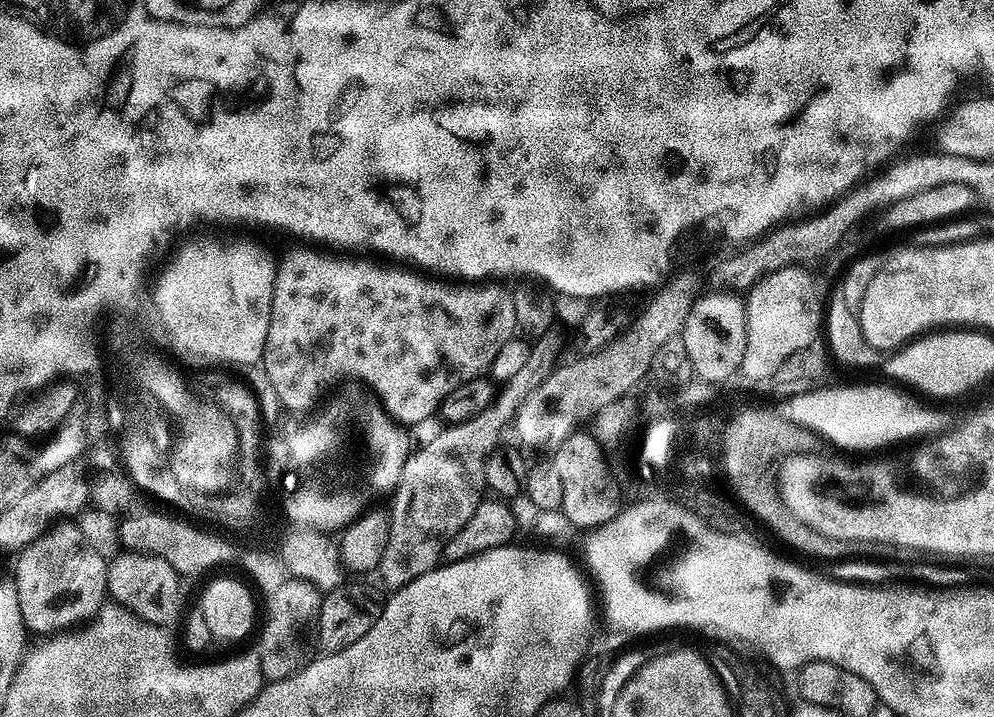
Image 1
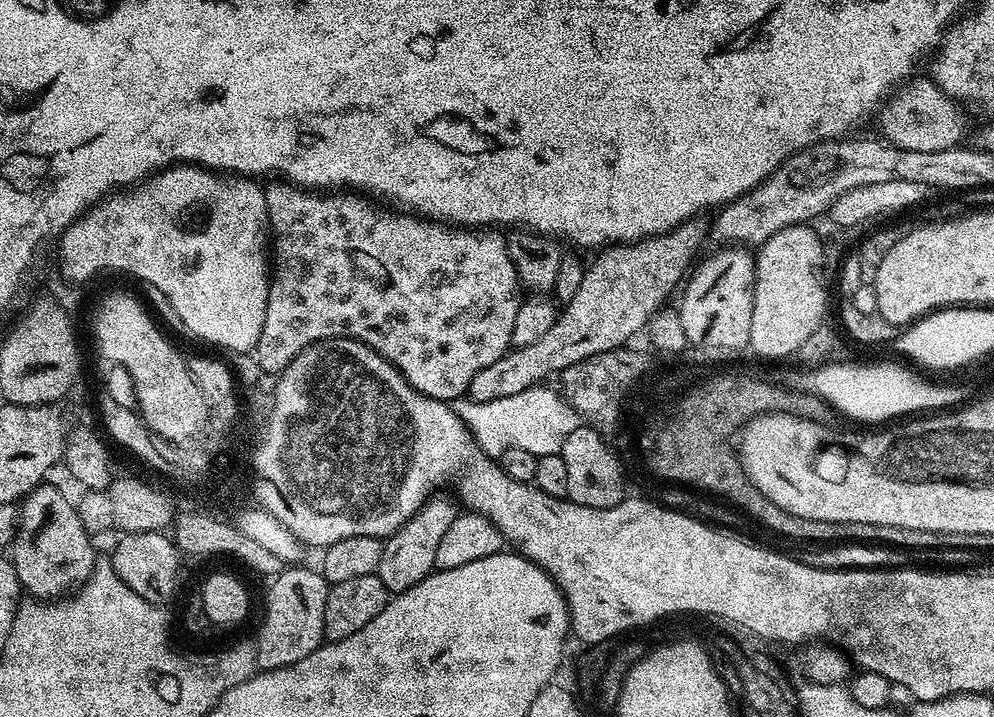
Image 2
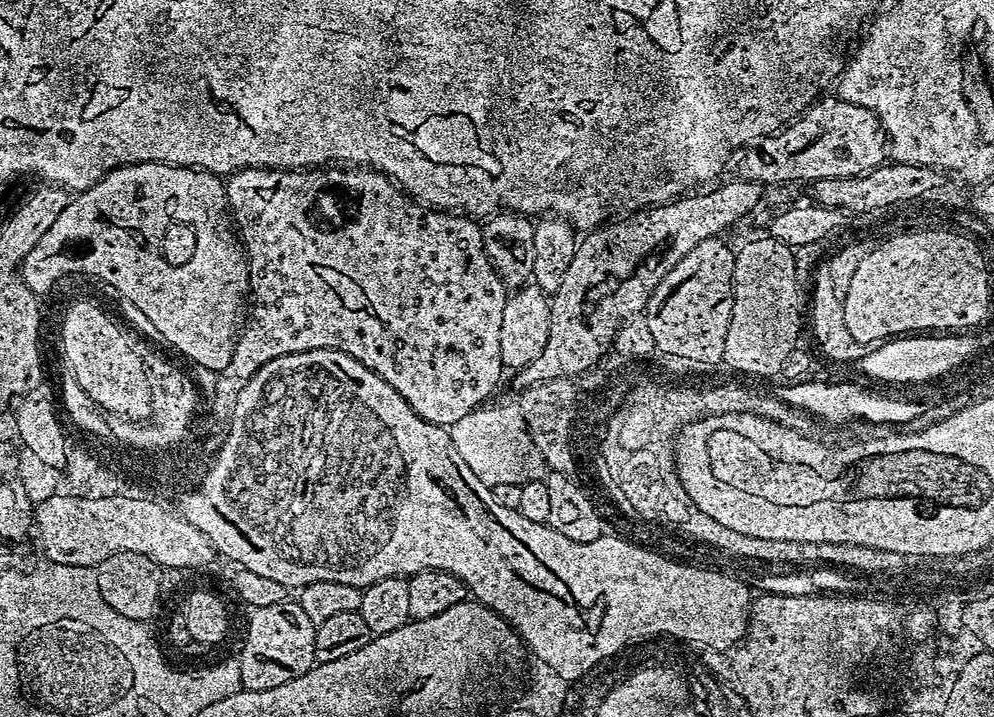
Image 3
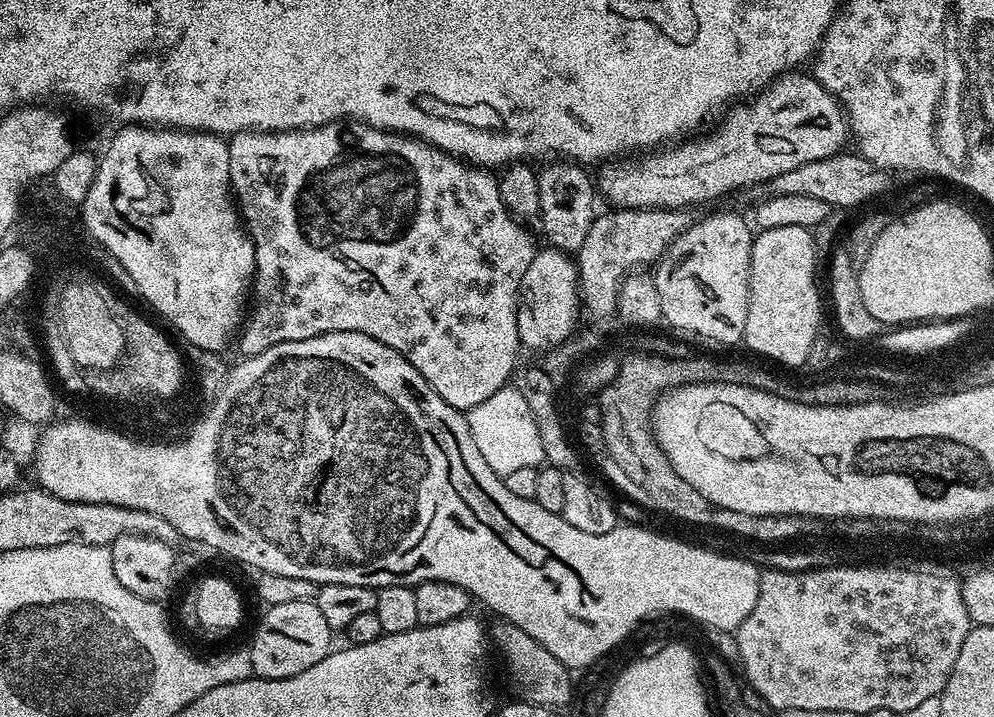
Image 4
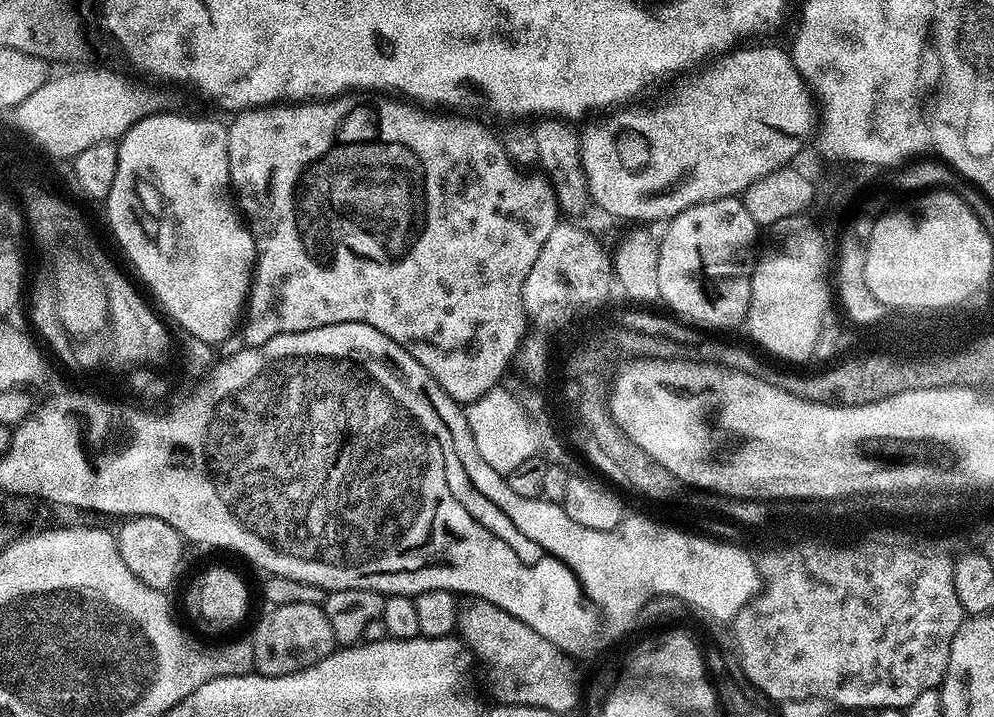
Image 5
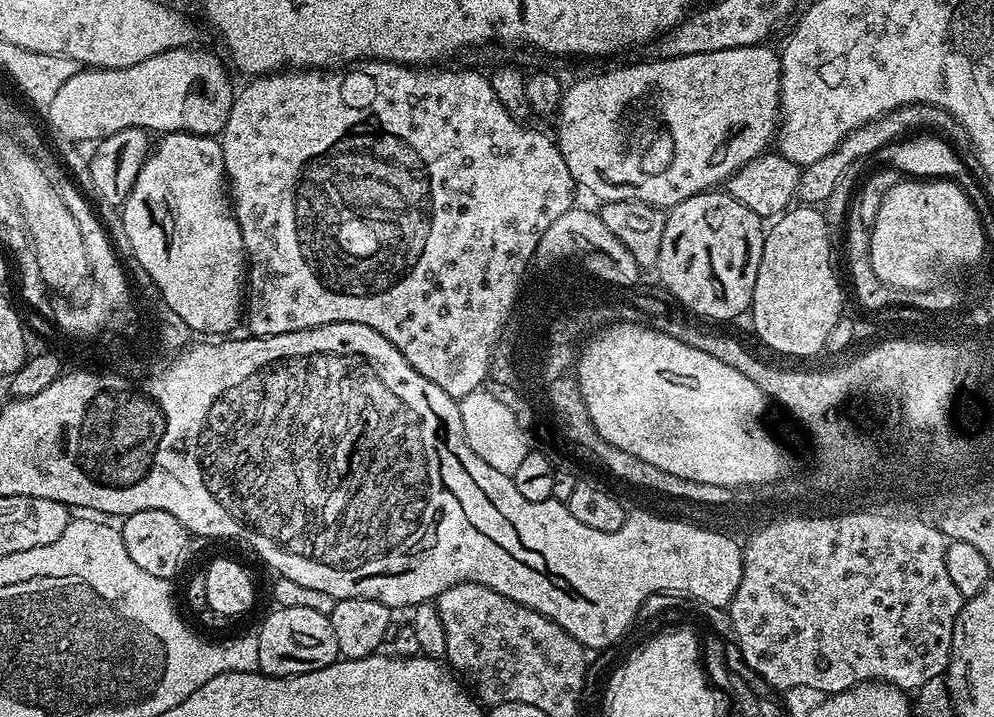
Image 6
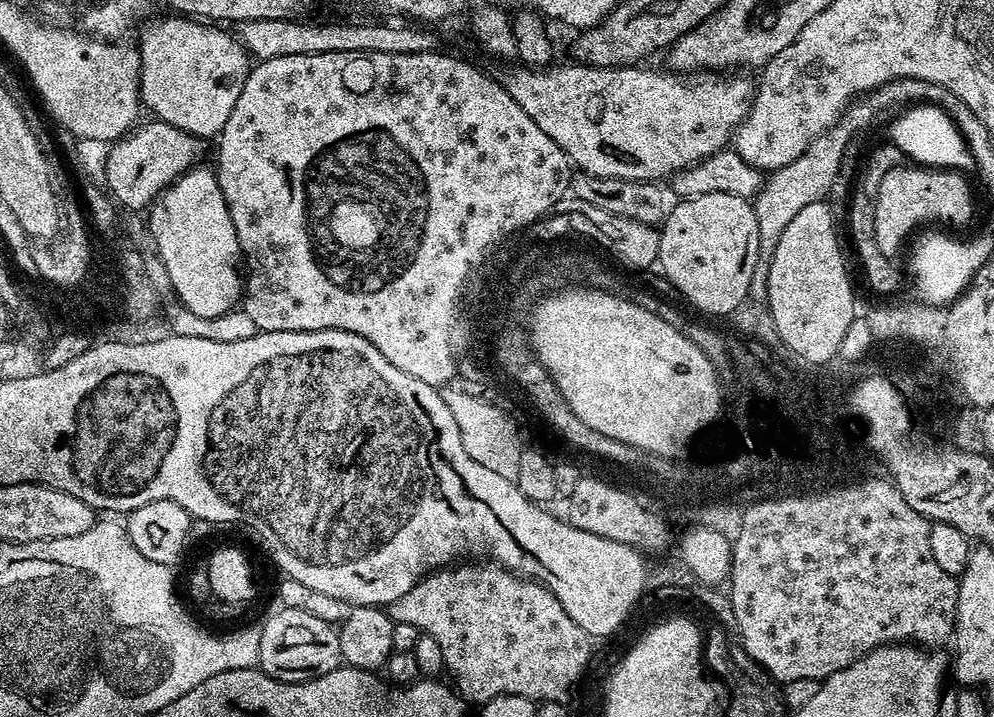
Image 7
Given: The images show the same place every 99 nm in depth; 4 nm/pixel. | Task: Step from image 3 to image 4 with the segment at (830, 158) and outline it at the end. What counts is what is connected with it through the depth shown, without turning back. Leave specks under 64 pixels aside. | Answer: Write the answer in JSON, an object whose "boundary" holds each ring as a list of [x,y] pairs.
{"boundary":[[[785,72],[751,98],[733,103],[719,117],[720,125],[713,132],[705,131],[635,158],[605,163],[599,169],[599,195],[604,195],[613,209],[688,210],[691,204],[704,204],[727,192],[739,193],[804,163],[843,153],[844,143],[850,140],[844,109],[815,76],[802,73]]]}

